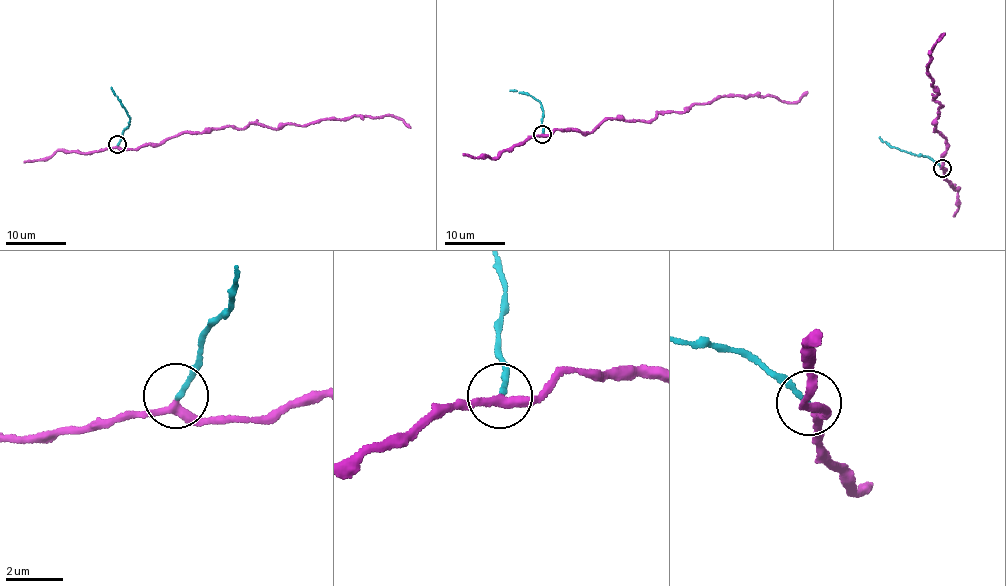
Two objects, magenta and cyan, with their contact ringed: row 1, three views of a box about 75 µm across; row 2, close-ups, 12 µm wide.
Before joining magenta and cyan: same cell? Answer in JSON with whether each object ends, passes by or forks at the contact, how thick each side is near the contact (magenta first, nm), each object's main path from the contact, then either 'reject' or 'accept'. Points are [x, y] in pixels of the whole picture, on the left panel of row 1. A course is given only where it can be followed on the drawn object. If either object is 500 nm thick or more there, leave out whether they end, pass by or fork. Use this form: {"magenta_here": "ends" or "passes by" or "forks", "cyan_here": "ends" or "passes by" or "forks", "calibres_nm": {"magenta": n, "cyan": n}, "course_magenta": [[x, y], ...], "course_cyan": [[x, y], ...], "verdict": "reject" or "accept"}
{"magenta_here": "passes by", "cyan_here": "ends", "calibres_nm": {"magenta": 300, "cyan": 170}, "course_magenta": [[117, 145], [139, 149], [188, 131], [206, 133], [251, 123], [306, 126], [360, 115], [398, 117], [410, 127]], "course_cyan": [[117, 145], [130, 117], [111, 87]], "verdict": "accept"}

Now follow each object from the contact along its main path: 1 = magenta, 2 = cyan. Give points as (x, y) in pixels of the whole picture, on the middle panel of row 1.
1: (542, 134), (589, 133), (609, 118), (650, 121), (723, 96), (794, 103), (806, 91)
2: (542, 134), (540, 102), (509, 89)

